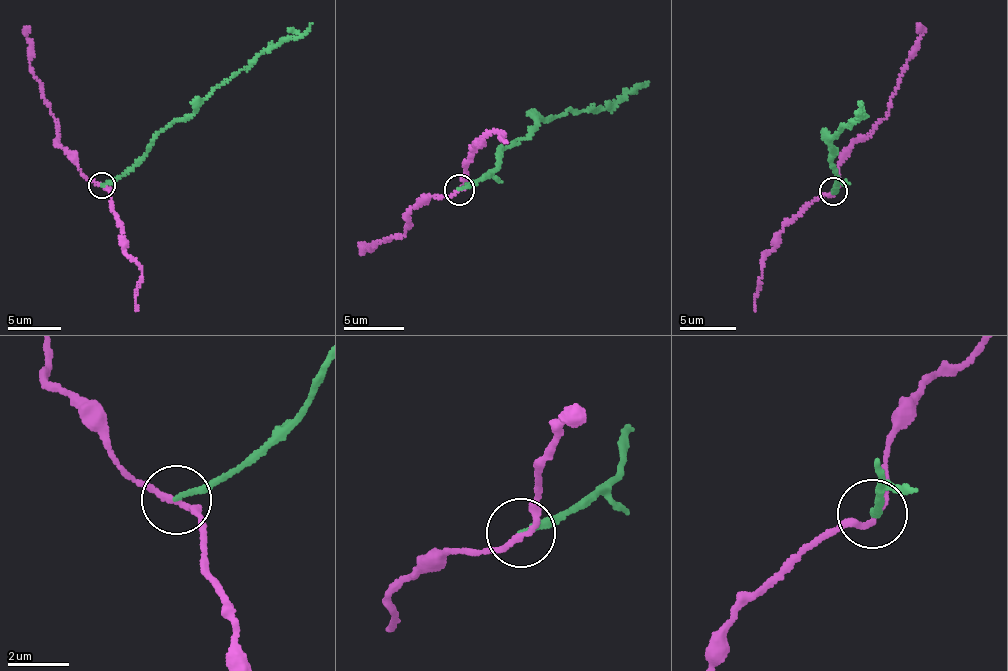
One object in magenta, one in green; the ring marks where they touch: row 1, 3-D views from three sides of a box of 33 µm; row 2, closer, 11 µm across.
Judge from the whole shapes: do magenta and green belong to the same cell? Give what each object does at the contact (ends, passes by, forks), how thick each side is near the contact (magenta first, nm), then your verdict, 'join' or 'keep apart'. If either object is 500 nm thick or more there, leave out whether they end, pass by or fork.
magenta passes by | green ends | 180/170 nm | keep apart

